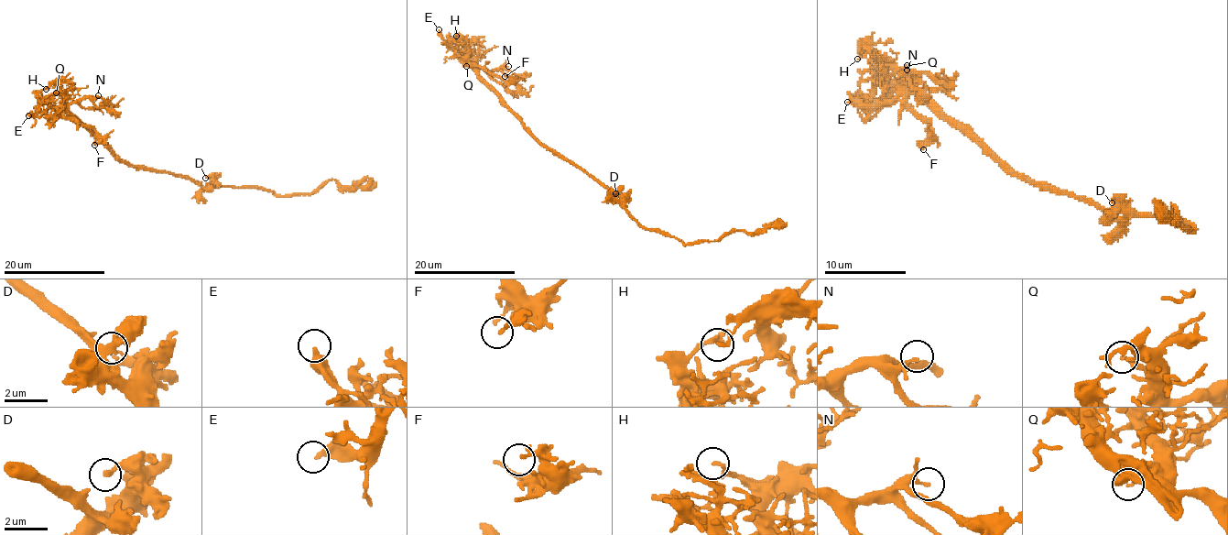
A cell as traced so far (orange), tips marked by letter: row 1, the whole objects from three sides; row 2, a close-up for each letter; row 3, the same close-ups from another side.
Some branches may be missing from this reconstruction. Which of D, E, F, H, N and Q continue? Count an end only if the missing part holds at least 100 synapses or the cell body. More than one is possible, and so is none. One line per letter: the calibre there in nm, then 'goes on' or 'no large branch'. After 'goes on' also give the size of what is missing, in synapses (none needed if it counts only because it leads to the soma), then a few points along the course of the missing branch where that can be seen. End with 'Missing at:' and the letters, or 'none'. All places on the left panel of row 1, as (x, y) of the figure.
D: calibre 160 nm; no large branch
E: calibre 360 nm; no large branch
F: calibre 200 nm; no large branch
H: calibre 170 nm; no large branch
N: calibre 150 nm; no large branch
Q: calibre 140 nm; goes on
Missing at: Q

